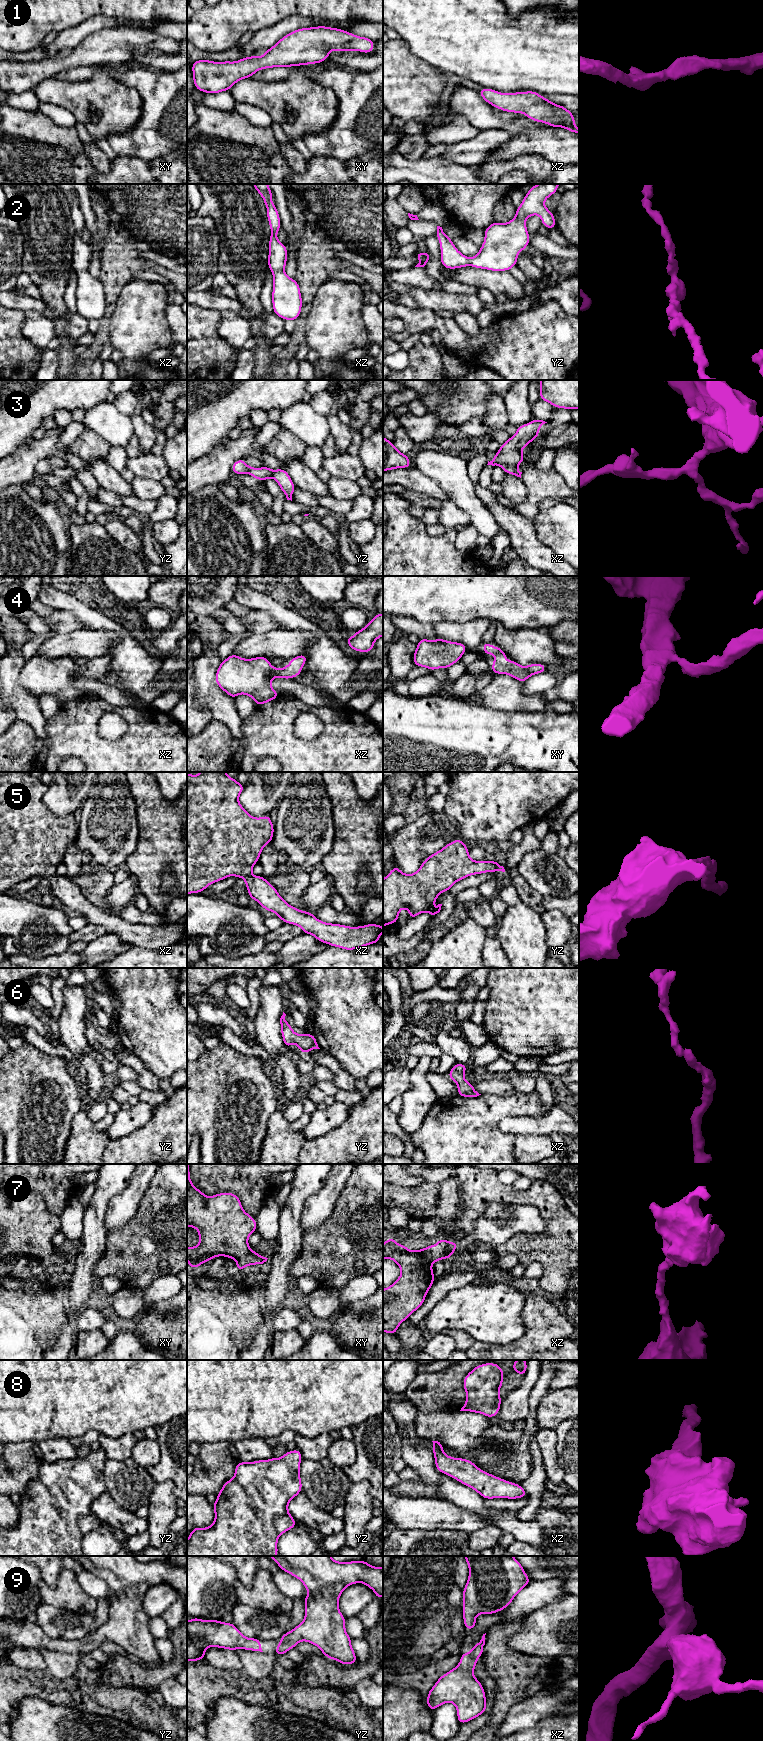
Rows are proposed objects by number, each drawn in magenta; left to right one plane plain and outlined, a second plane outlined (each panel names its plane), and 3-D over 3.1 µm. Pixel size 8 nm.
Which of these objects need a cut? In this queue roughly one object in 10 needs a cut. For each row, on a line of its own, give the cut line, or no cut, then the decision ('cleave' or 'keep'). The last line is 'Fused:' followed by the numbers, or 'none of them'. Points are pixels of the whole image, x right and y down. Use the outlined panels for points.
1: cut none; keep
2: cut none; keep
3: cut none; keep
4: cut none; keep
5: cut none; keep
6: cut none; keep
7: cut none; keep
8: cut none; keep
9: cut none; keep
Fused: none of them

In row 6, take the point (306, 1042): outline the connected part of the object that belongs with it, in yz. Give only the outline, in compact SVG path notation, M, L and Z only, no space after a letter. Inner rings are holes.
M286 1014L280 1018L281 1035L284 1041L284 1046L289 1048L291 1044L295 1043L300 1049L301 1053L309 1053L313 1049L320 1049L318 1047L316 1038L313 1034L302 1033L297 1035L289 1025L289 1022L285 1020Z

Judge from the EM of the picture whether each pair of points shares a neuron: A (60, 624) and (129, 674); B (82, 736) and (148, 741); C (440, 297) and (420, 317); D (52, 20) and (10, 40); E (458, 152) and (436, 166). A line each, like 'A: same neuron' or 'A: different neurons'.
A: different neurons
B: same neuron
C: different neurons
D: same neuron
E: different neurons

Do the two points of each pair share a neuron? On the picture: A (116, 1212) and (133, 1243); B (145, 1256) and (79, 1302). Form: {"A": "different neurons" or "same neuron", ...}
{"A": "different neurons", "B": "different neurons"}

